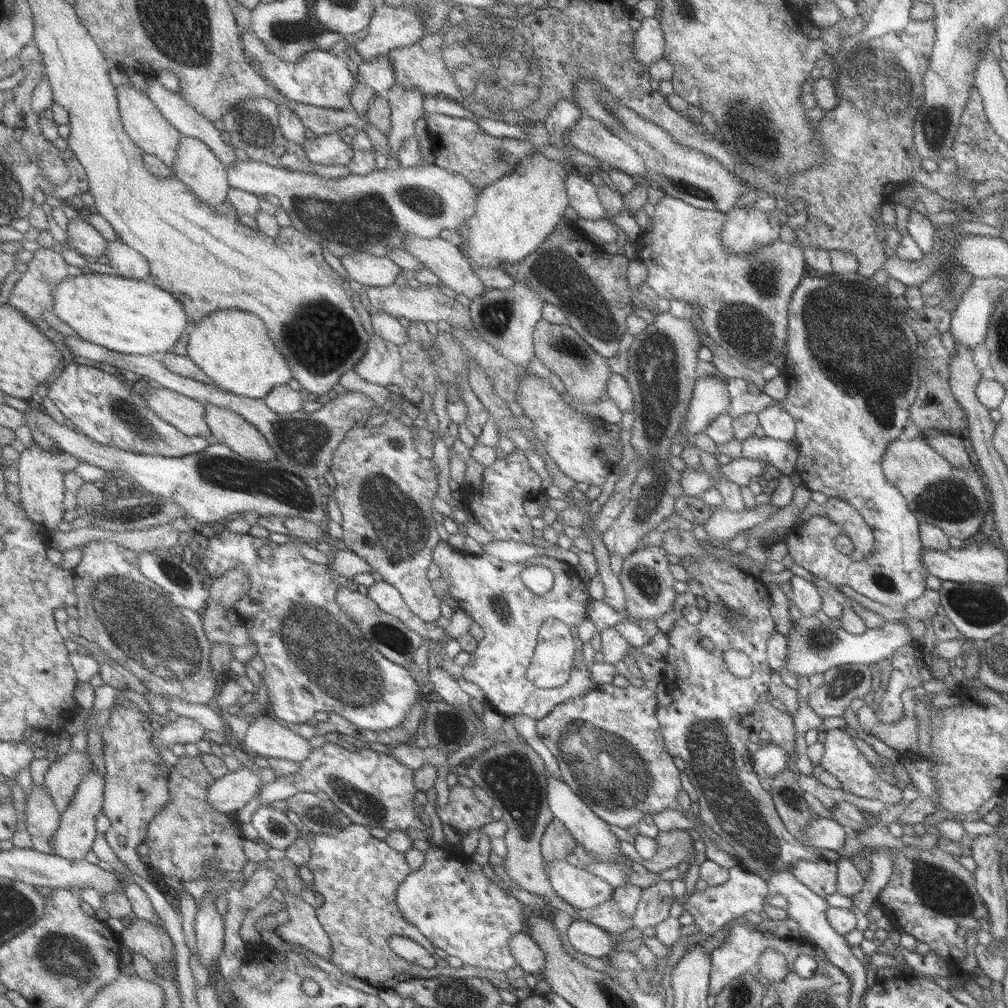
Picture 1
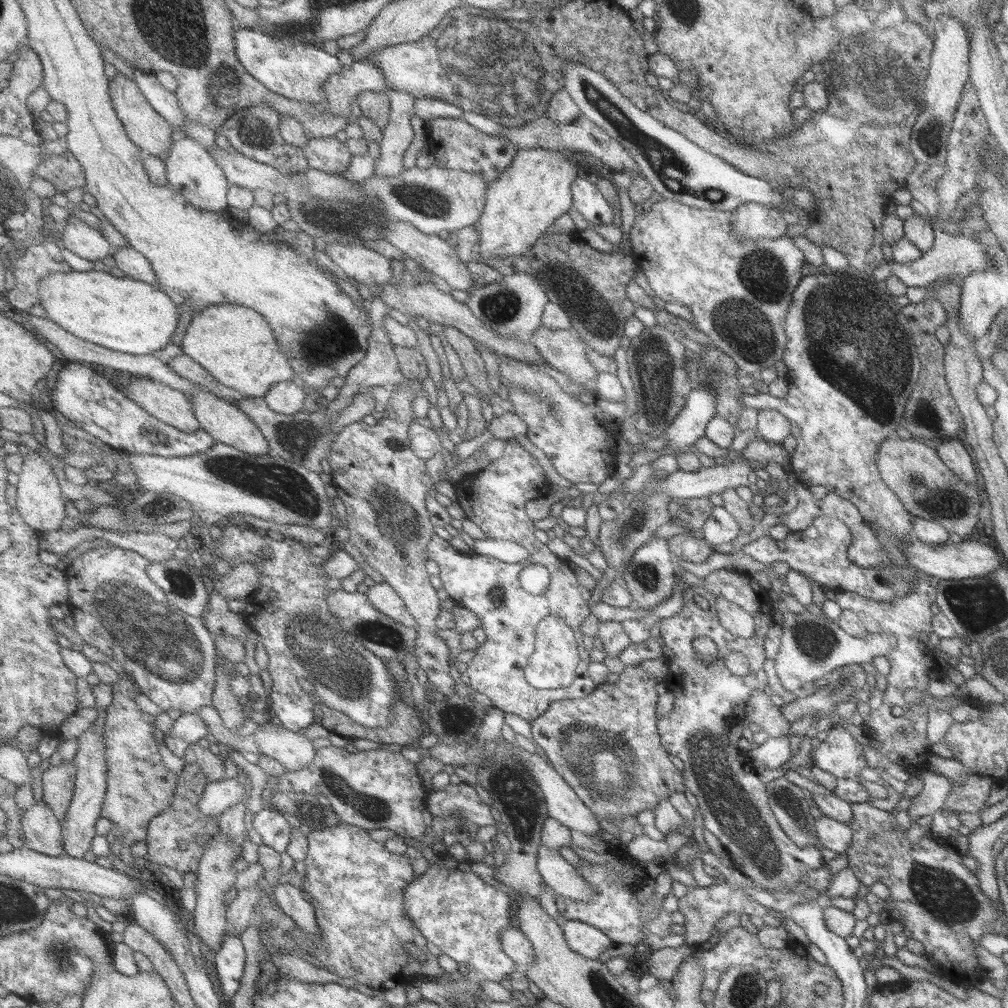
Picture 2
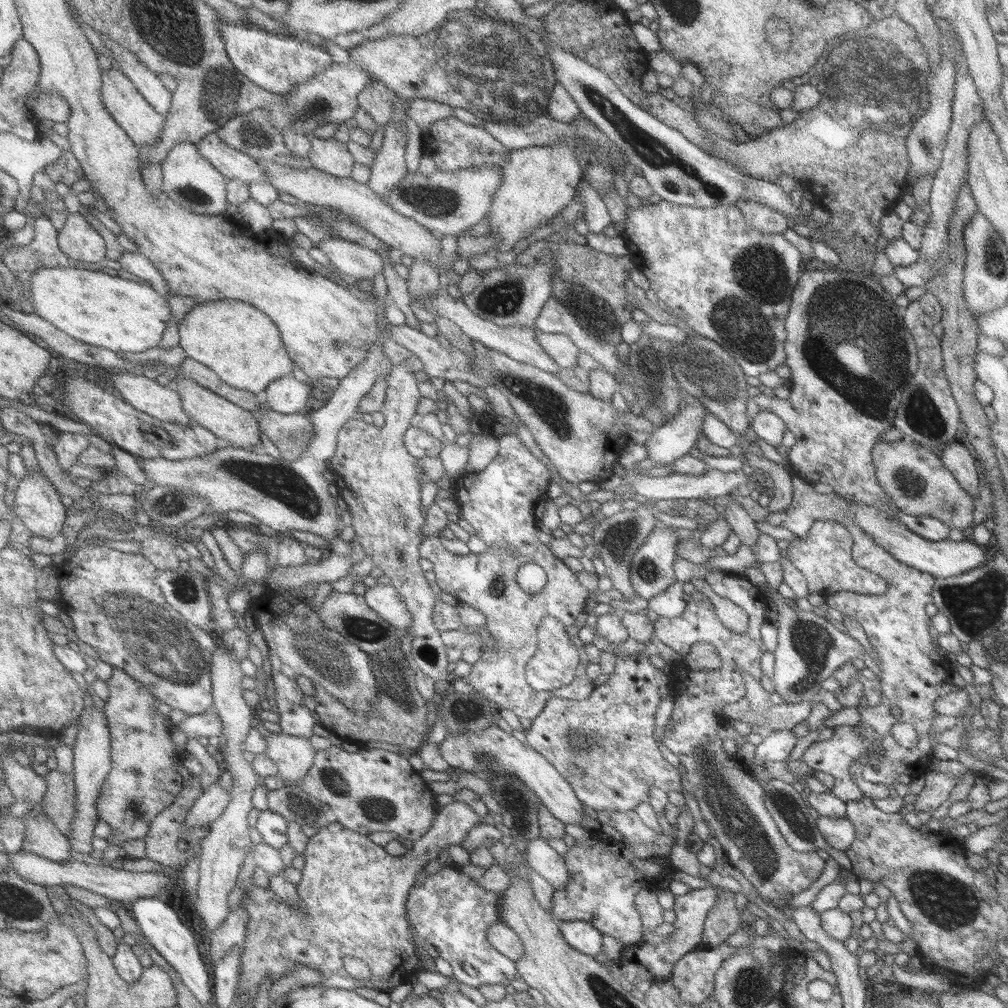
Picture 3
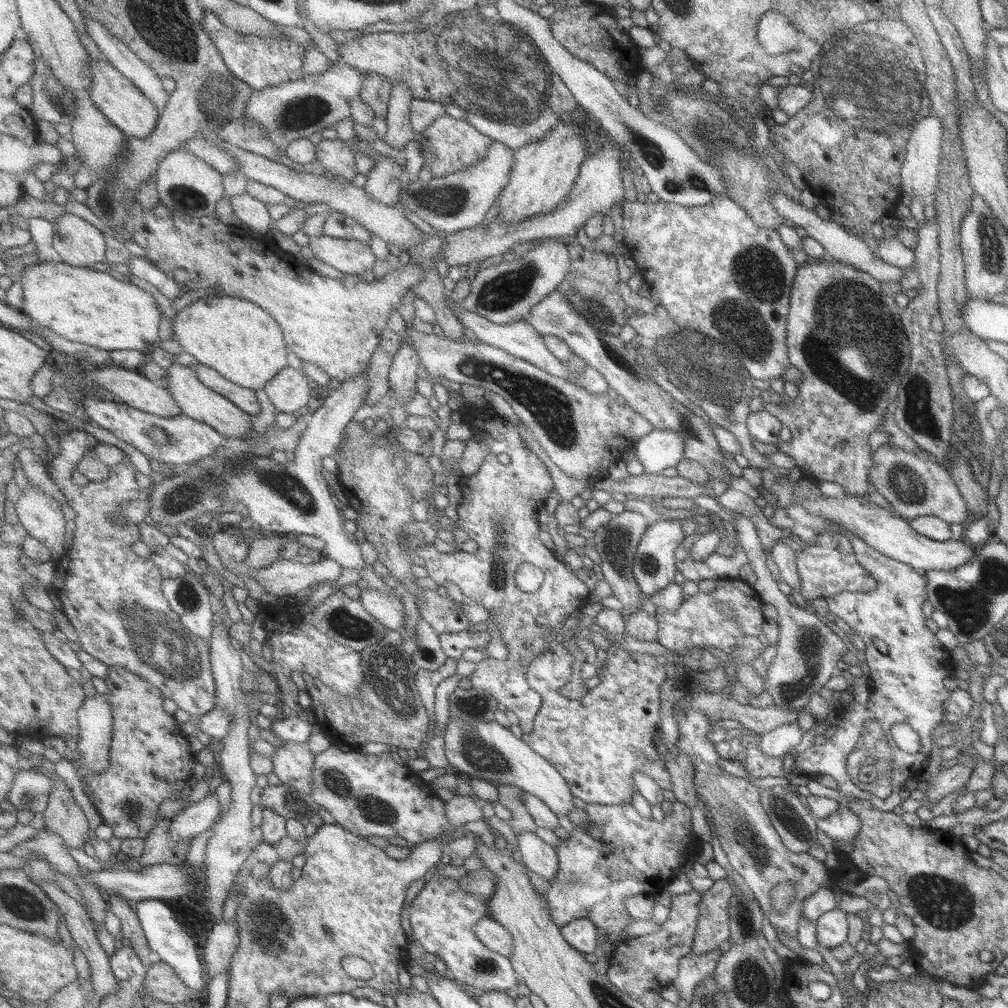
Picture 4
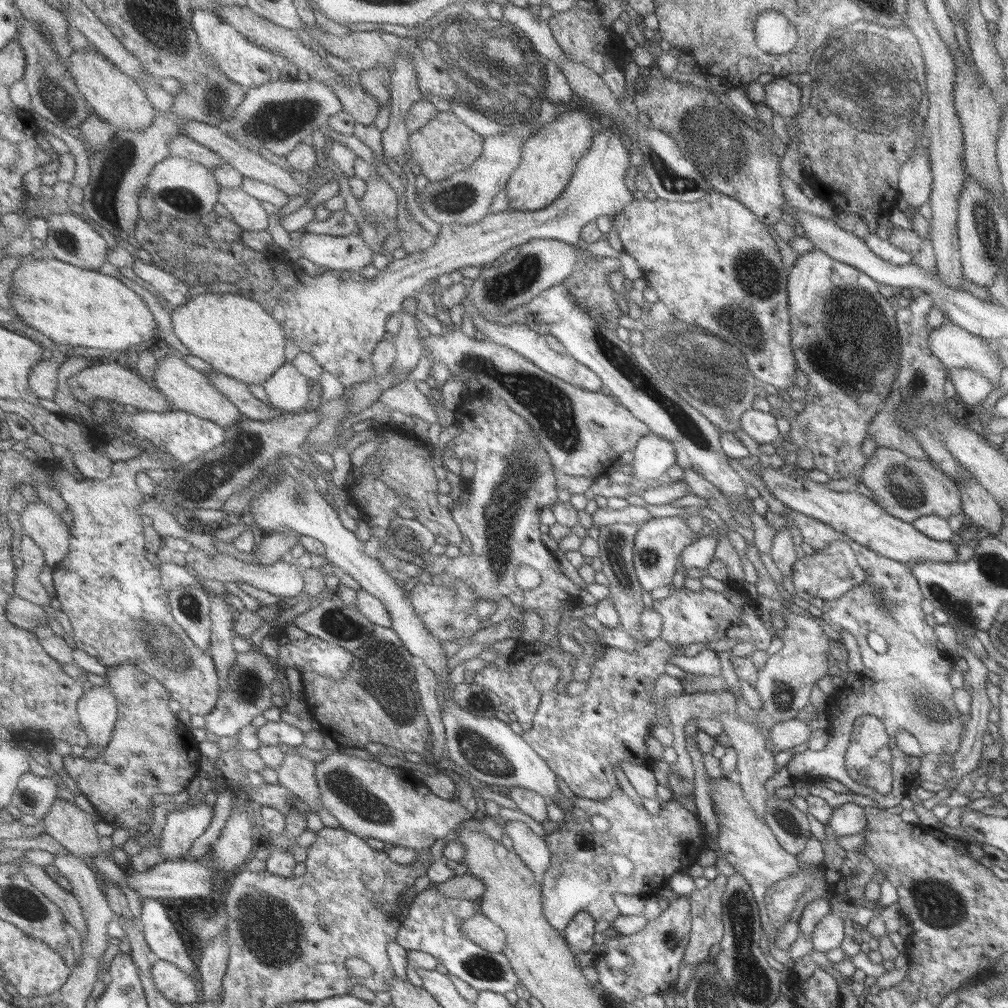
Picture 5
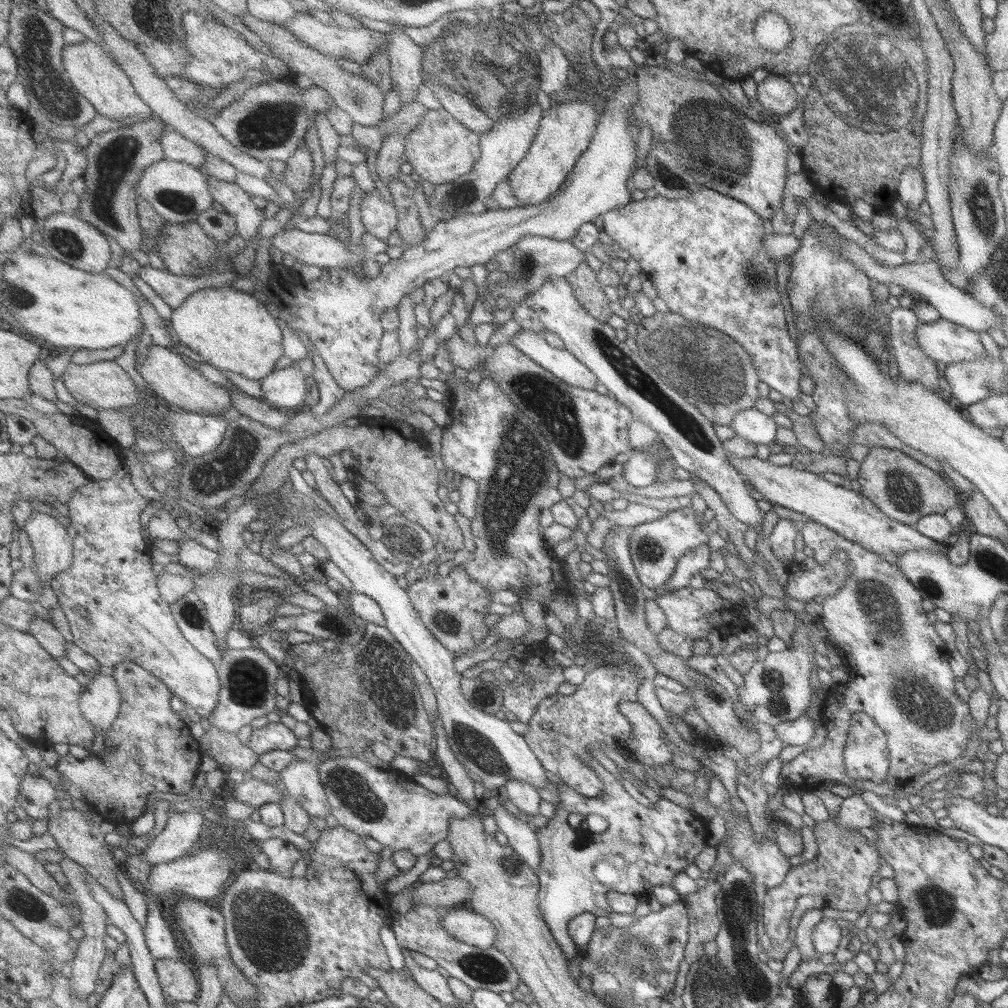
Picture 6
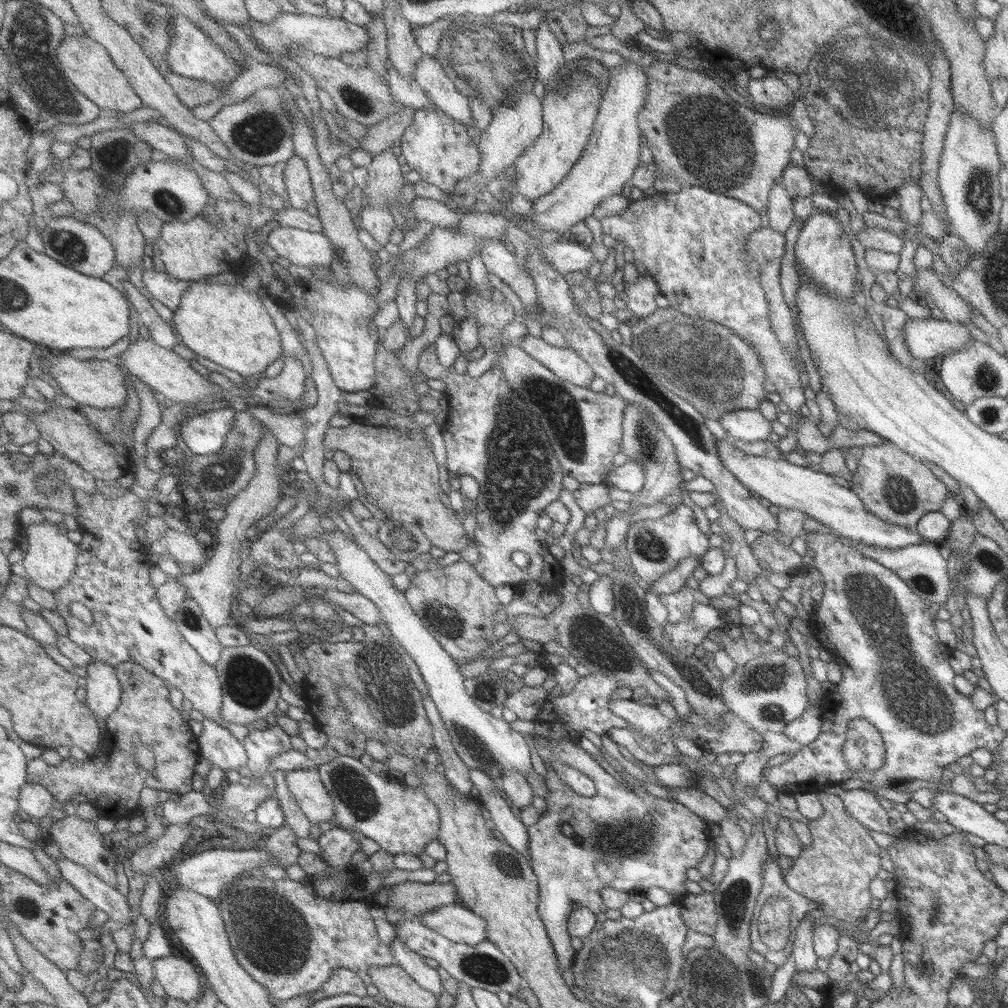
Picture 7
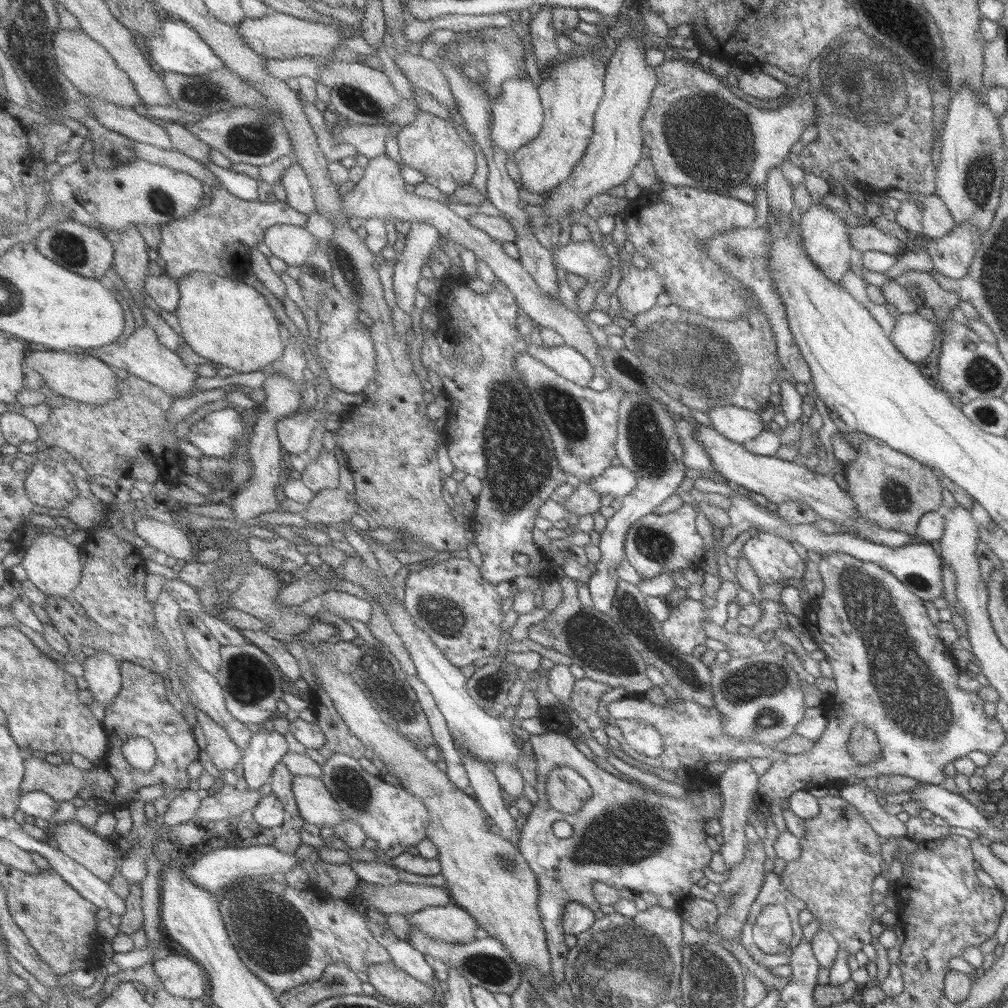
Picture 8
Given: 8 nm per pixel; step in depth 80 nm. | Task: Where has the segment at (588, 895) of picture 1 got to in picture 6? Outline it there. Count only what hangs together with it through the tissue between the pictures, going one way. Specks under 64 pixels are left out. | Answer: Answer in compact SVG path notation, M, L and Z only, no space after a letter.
M499 803L492 816L500 832L506 836L508 846L514 848L515 852L537 873L542 863L542 846L537 828L527 821L523 822L515 815L509 813Z

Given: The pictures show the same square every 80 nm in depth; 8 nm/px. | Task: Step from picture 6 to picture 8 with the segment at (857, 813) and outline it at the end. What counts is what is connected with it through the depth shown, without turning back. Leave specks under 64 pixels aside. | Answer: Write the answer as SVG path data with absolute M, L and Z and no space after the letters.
M857 780L848 782L839 790L839 797L853 805L859 816L883 838L897 838L906 836L904 822L888 814L879 803L878 798L868 787L858 784Z

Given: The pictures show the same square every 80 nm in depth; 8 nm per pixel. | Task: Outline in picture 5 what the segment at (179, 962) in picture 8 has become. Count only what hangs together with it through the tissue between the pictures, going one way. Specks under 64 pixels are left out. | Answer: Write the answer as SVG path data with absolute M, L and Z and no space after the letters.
M155 959L152 963L152 977L157 990L160 990L160 993L171 1002L180 1005L201 1001L199 984L176 964Z

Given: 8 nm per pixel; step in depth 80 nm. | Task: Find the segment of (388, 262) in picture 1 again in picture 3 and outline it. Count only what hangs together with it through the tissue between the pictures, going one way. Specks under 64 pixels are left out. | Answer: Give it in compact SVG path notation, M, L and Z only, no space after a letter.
M324 238L316 246L329 259L330 266L356 280L373 280L385 272L383 258L369 248L341 238Z

